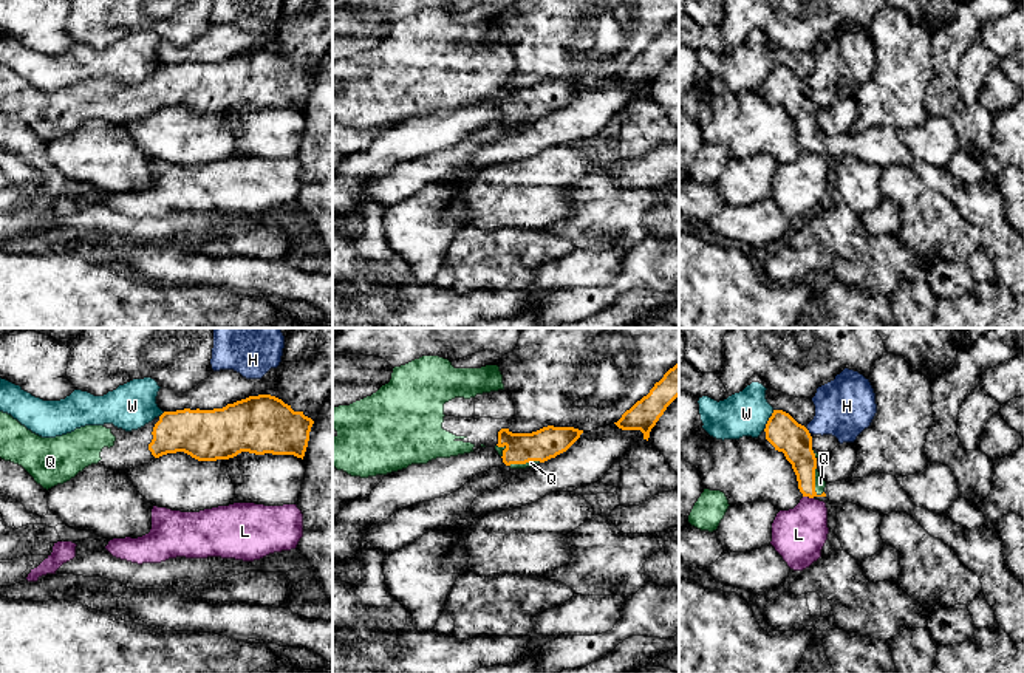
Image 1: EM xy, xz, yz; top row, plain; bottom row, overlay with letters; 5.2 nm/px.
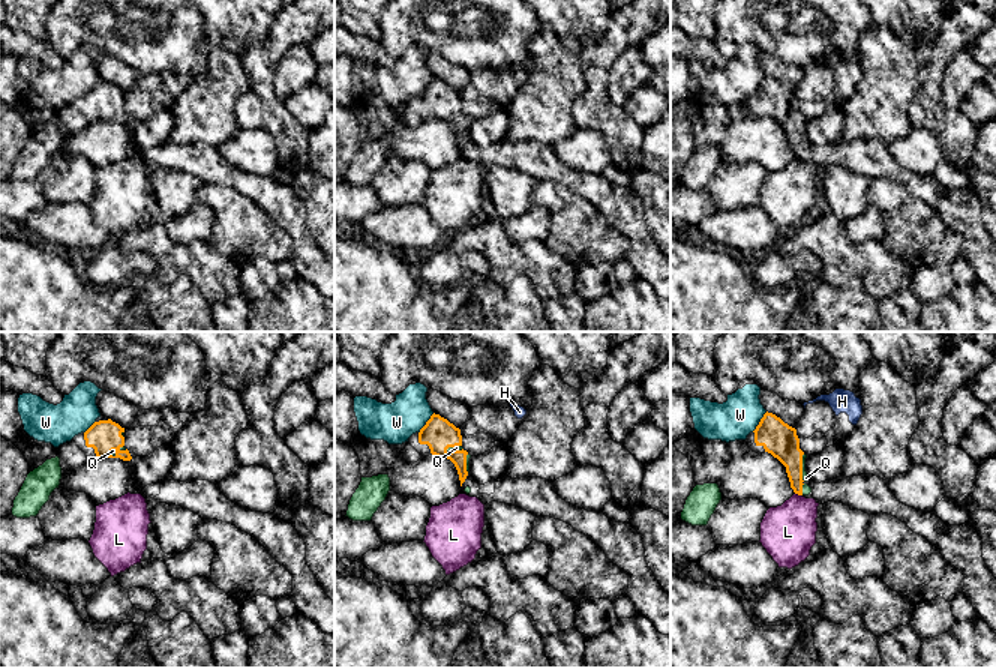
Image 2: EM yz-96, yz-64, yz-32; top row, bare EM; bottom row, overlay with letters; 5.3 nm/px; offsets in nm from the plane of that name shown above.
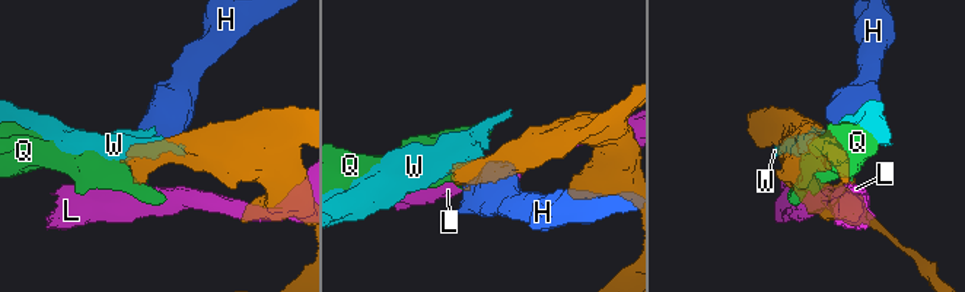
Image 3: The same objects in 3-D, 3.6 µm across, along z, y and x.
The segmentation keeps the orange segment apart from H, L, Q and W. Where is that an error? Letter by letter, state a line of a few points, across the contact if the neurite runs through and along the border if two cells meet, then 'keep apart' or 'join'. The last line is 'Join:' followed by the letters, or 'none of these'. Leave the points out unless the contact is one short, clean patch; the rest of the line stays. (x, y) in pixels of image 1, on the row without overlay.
H: keep apart
L: keep apart
Q: yz (794, 93), (806, 127), (814, 135), (820, 136) | join
W: yz (774, 64), (763, 82) | keep apart
Join: Q

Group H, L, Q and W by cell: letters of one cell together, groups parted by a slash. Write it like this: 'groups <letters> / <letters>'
groups H / L / Q / W

